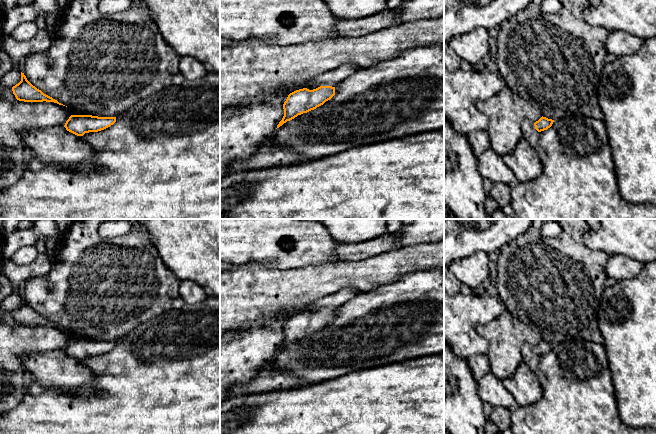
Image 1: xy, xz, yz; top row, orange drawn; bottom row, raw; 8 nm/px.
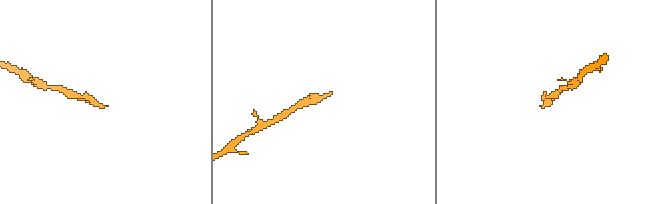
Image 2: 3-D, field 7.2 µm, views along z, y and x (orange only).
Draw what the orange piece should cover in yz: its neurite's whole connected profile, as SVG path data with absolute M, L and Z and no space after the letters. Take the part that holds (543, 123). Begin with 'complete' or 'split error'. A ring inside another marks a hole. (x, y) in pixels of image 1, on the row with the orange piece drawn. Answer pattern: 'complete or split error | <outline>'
split error | M543 116L535 123L530 120L524 120L522 122L523 138L525 138L531 146L536 147L539 140L539 133L550 128L553 122L554 120Z

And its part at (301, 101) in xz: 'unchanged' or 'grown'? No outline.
grown

